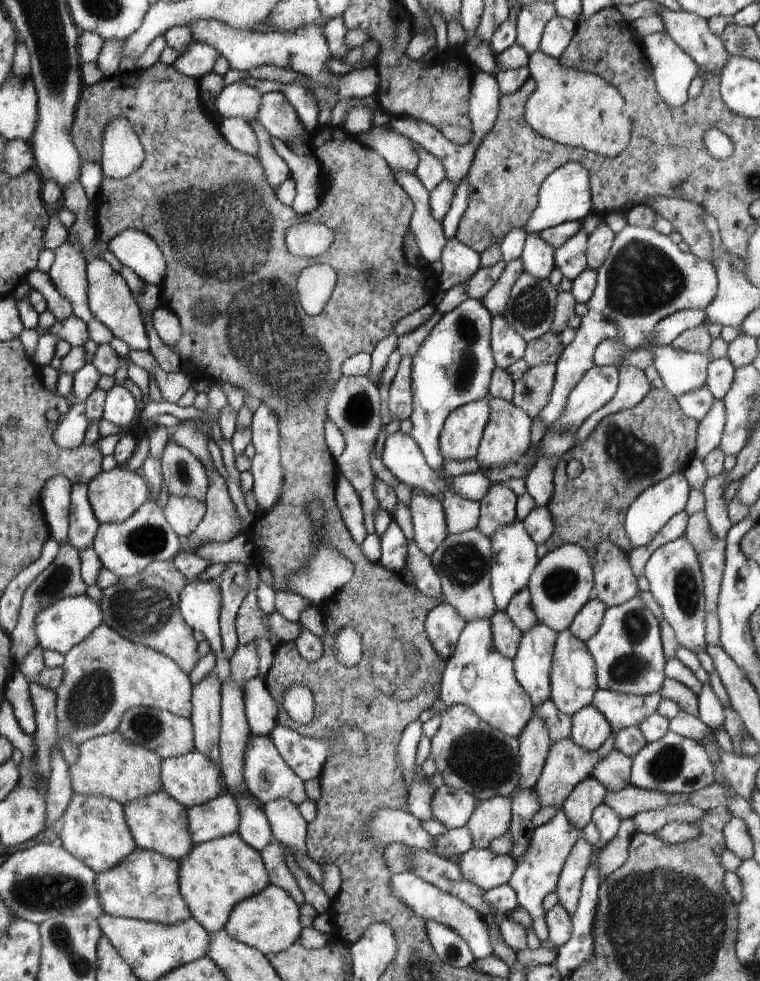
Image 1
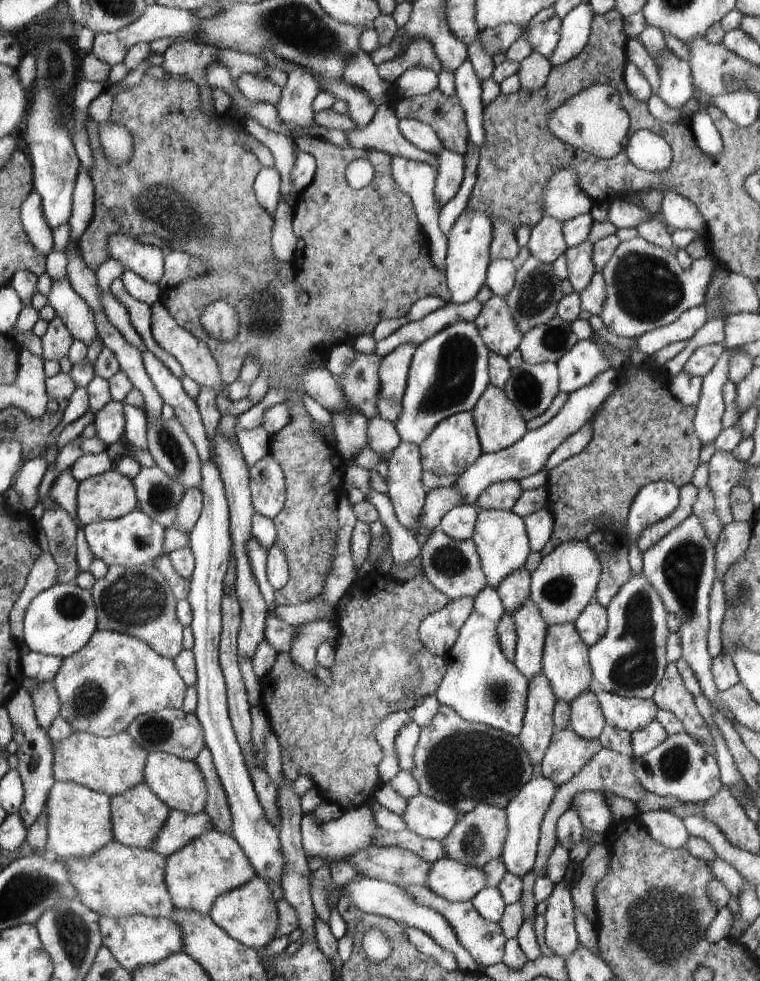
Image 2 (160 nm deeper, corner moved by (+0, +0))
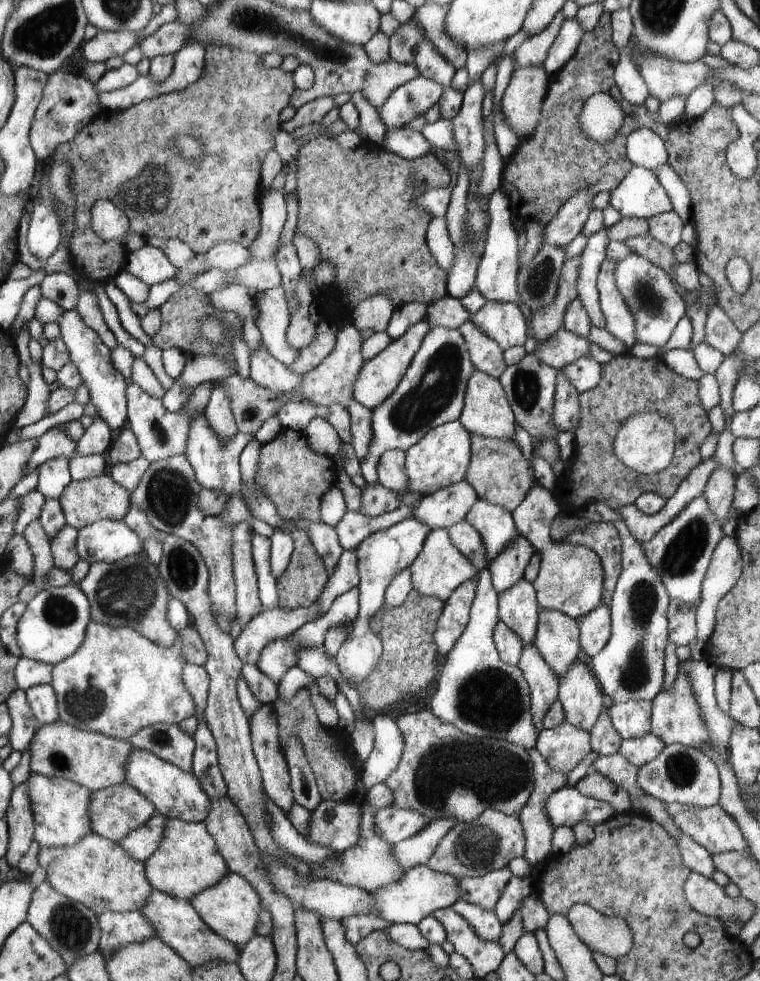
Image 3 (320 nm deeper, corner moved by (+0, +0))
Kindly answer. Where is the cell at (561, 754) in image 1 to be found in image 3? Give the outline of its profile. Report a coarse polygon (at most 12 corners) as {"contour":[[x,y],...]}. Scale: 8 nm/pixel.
{"contour":[[569,722],[538,733],[535,748],[567,775],[592,752]]}

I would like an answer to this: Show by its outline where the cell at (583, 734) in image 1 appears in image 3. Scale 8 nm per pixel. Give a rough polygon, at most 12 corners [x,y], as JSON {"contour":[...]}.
{"contour":[[574,661],[559,678],[565,722],[590,732],[604,709],[590,670]]}

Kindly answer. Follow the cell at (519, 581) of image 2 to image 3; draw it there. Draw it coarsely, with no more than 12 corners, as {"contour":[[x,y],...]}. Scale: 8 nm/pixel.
{"contour":[[520,535],[488,568],[498,594],[523,577],[535,551]]}

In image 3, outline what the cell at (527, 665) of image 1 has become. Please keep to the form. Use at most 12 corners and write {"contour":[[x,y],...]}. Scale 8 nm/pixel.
{"contour":[[524,577],[498,594],[500,621],[532,645],[541,611]]}

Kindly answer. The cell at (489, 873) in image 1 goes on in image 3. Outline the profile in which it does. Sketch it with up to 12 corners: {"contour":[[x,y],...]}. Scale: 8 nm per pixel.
{"contour":[[428,865],[372,894],[376,917],[417,925],[459,900],[459,879]]}

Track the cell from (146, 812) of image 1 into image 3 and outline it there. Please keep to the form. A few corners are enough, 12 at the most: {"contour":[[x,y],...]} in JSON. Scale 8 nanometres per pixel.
{"contour":[[124,782],[92,791],[91,830],[115,843],[155,806]]}

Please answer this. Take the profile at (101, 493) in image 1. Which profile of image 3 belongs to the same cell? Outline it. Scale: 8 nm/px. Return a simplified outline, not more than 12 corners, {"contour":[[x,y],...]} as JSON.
{"contour":[[108,474],[72,480],[57,499],[76,530],[122,521],[127,490]]}

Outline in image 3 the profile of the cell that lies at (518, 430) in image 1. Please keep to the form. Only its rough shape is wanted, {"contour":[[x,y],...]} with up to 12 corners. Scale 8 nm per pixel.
{"contour":[[474,369],[459,421],[511,441],[515,416],[497,378]]}

